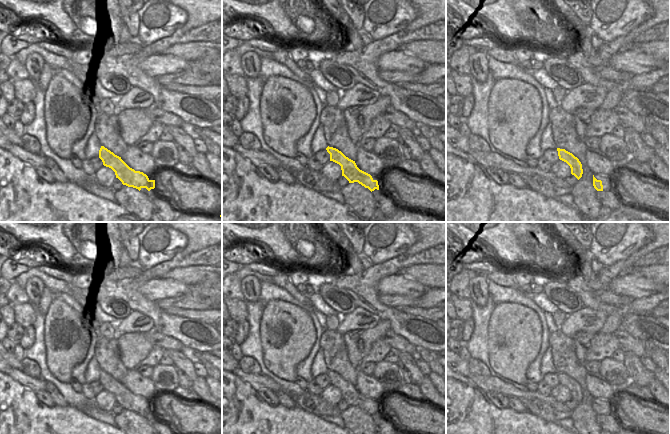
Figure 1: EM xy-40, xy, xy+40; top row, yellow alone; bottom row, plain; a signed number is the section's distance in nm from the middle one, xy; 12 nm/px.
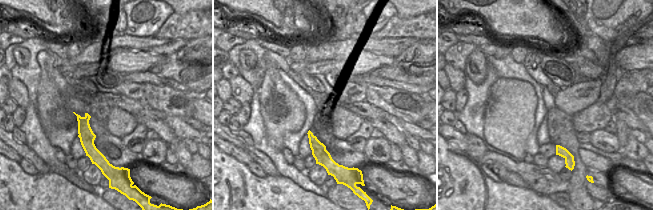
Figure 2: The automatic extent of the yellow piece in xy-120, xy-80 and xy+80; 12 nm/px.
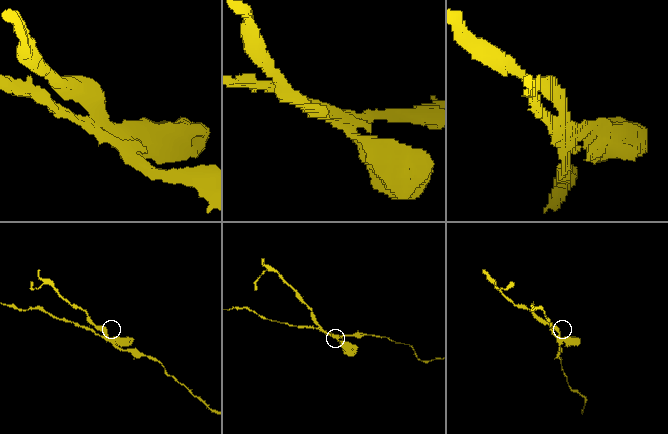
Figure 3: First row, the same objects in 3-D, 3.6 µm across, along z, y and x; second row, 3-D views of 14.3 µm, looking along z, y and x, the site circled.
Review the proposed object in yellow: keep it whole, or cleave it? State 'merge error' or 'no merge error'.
merge error

